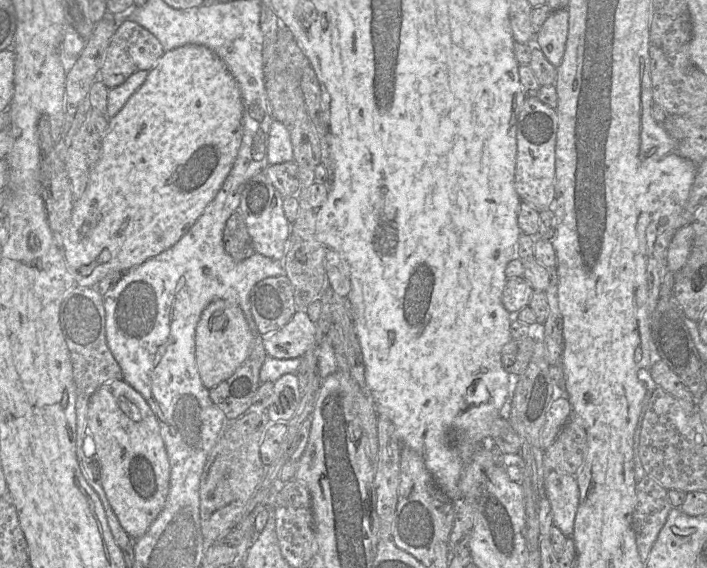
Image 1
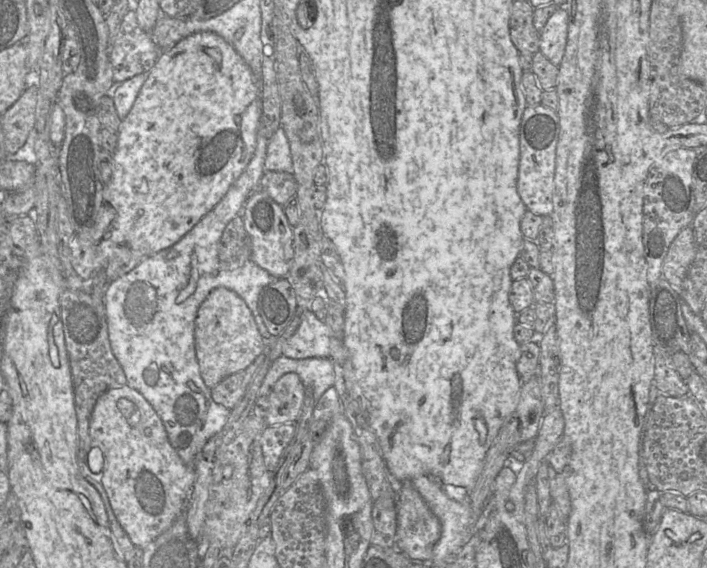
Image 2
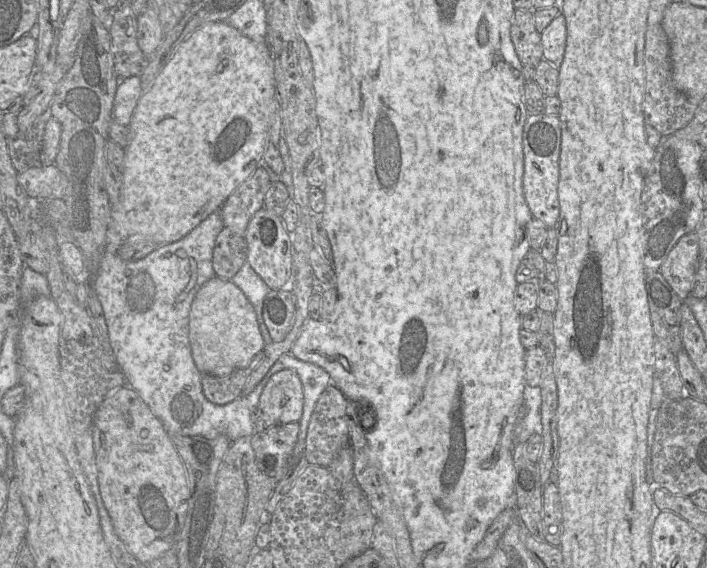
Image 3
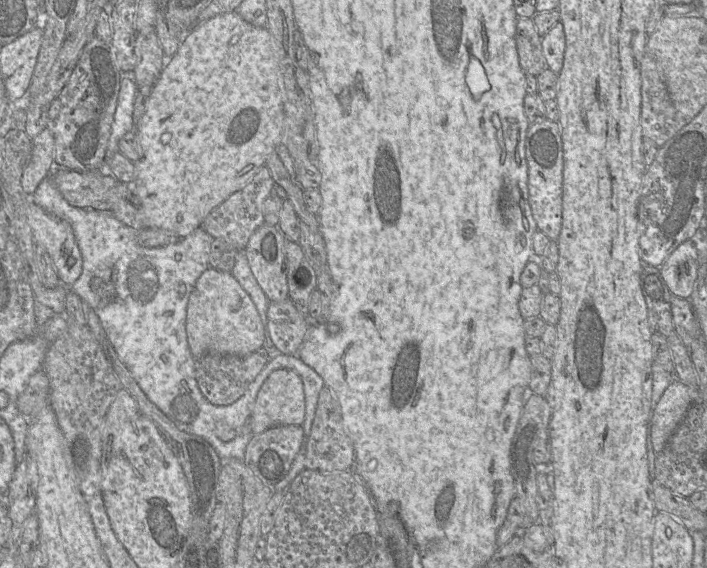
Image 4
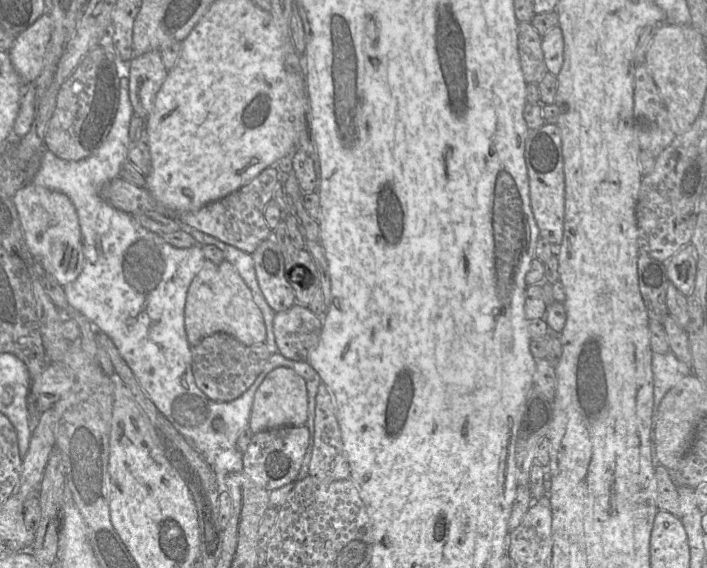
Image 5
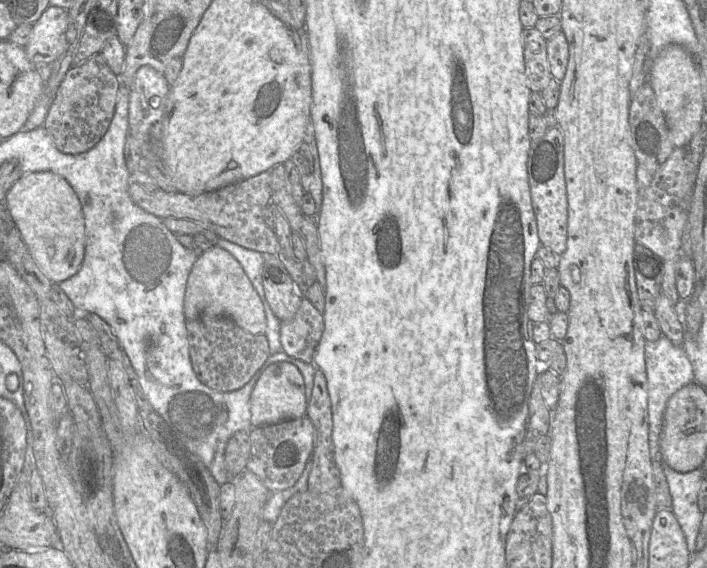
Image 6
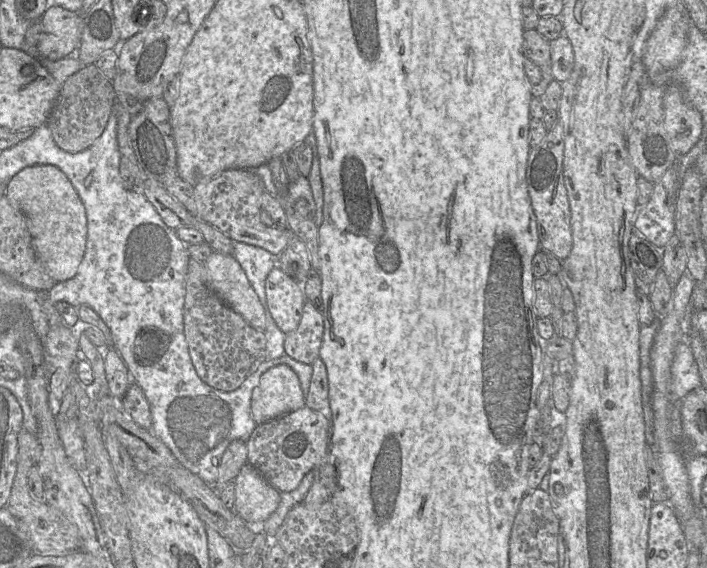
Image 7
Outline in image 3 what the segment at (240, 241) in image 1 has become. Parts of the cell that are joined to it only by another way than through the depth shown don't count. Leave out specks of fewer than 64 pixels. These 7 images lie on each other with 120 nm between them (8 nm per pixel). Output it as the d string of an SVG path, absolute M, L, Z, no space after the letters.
M224 227L215 239L212 267L215 276L231 280L246 262L247 246L244 236Z

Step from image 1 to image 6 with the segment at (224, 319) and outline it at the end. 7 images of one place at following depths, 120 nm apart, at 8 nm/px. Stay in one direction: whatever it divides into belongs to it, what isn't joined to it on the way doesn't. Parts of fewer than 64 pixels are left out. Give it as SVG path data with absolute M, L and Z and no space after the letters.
M214 245L196 259L186 284L186 320L197 319L202 314L231 318L240 328L251 334L263 334L267 327L263 303L241 264L218 245Z

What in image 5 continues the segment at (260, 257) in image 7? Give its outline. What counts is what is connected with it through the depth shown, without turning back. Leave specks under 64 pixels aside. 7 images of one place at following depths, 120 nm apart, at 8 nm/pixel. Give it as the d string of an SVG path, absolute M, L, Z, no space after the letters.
M211 235L210 238L212 239L212 245L217 246L222 251L225 260L229 261L234 266L234 268L237 270L241 278L250 289L253 300L262 313L265 325L270 324L270 313L275 312L267 304L258 285L252 256L232 245L218 240Z

